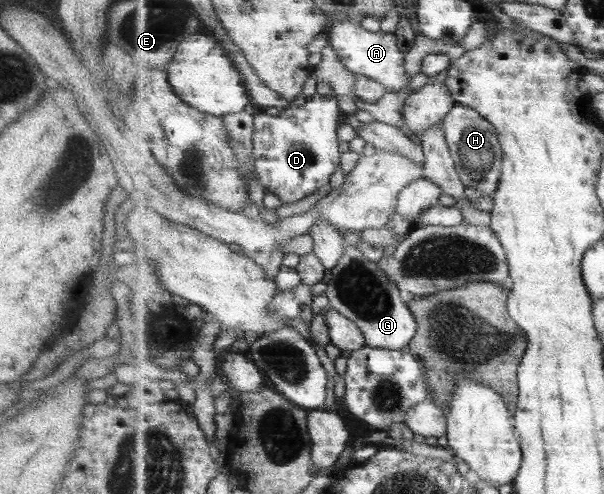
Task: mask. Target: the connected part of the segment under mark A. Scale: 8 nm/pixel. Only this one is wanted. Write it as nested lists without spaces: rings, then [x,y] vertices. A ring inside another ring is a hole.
[[[334,20],[327,29],[329,45],[351,72],[375,79],[378,83],[384,84],[388,92],[401,91],[410,85],[409,73],[405,66],[405,54],[398,47],[396,35],[381,31],[370,33],[362,29],[358,21]]]

